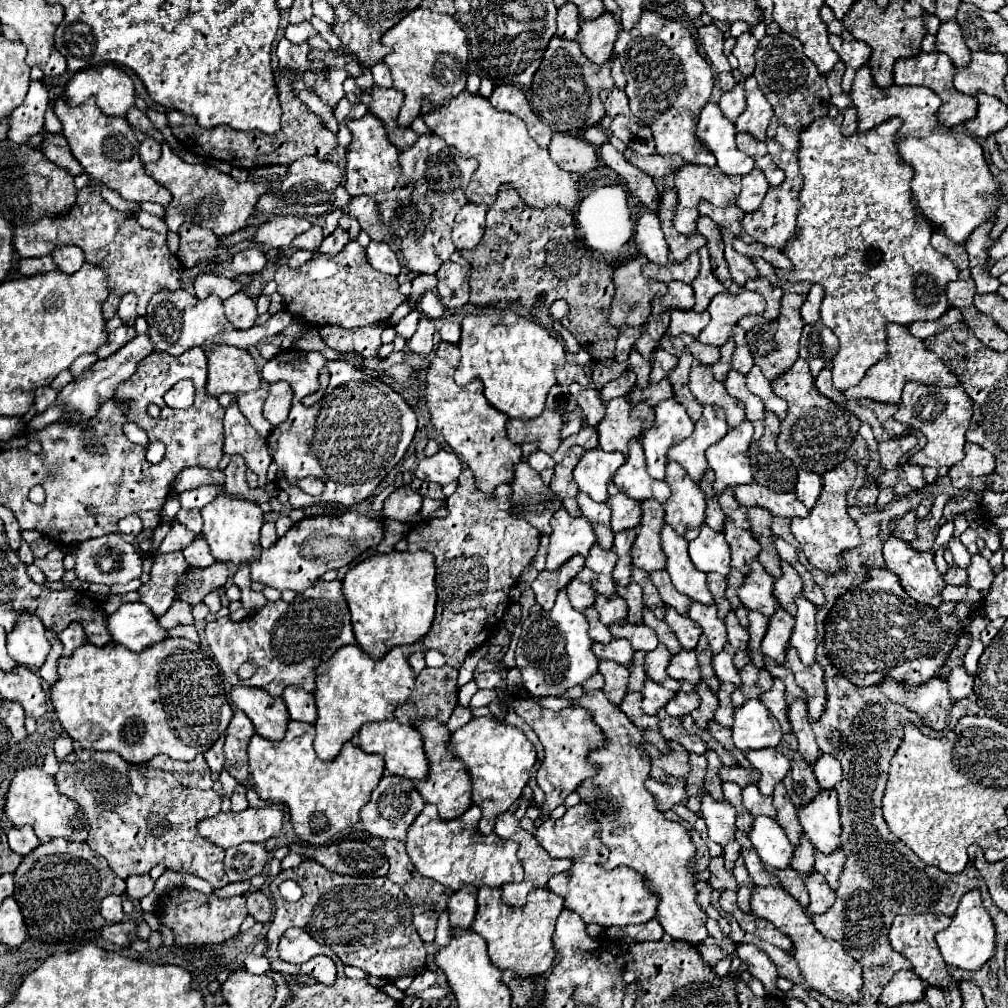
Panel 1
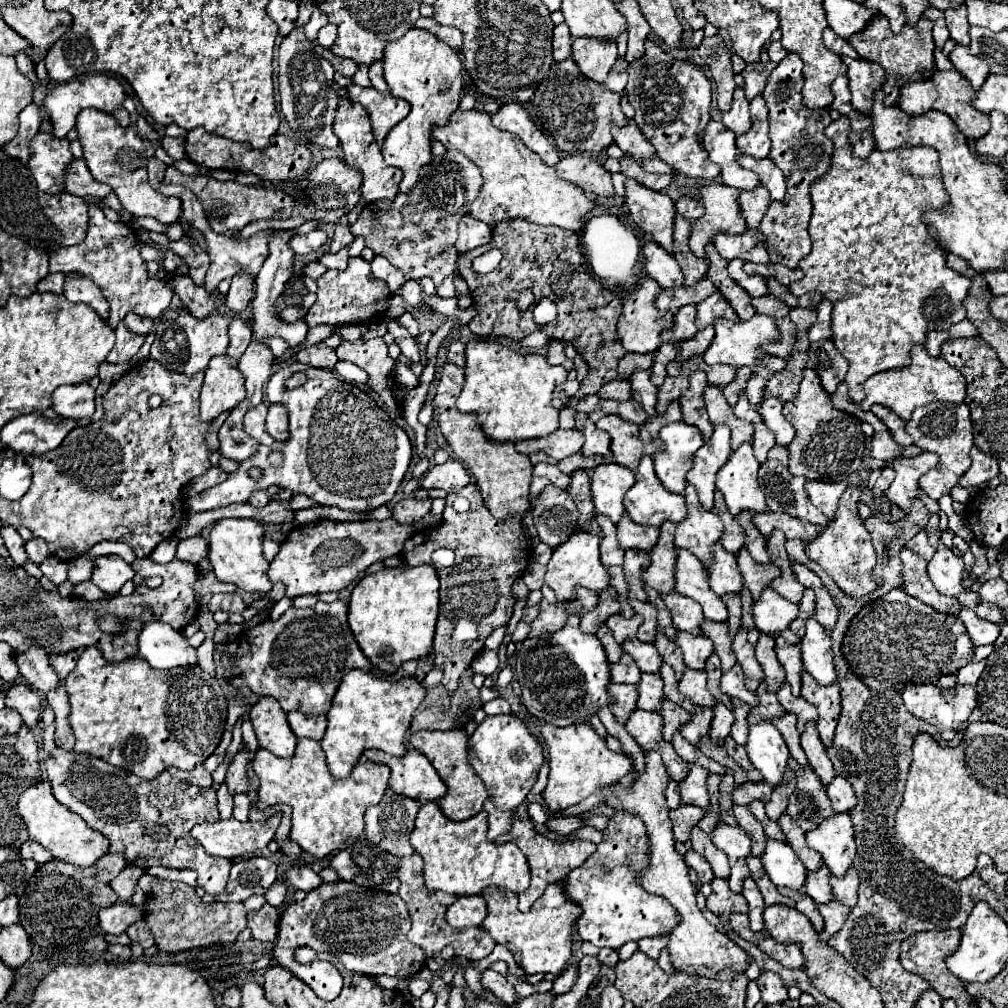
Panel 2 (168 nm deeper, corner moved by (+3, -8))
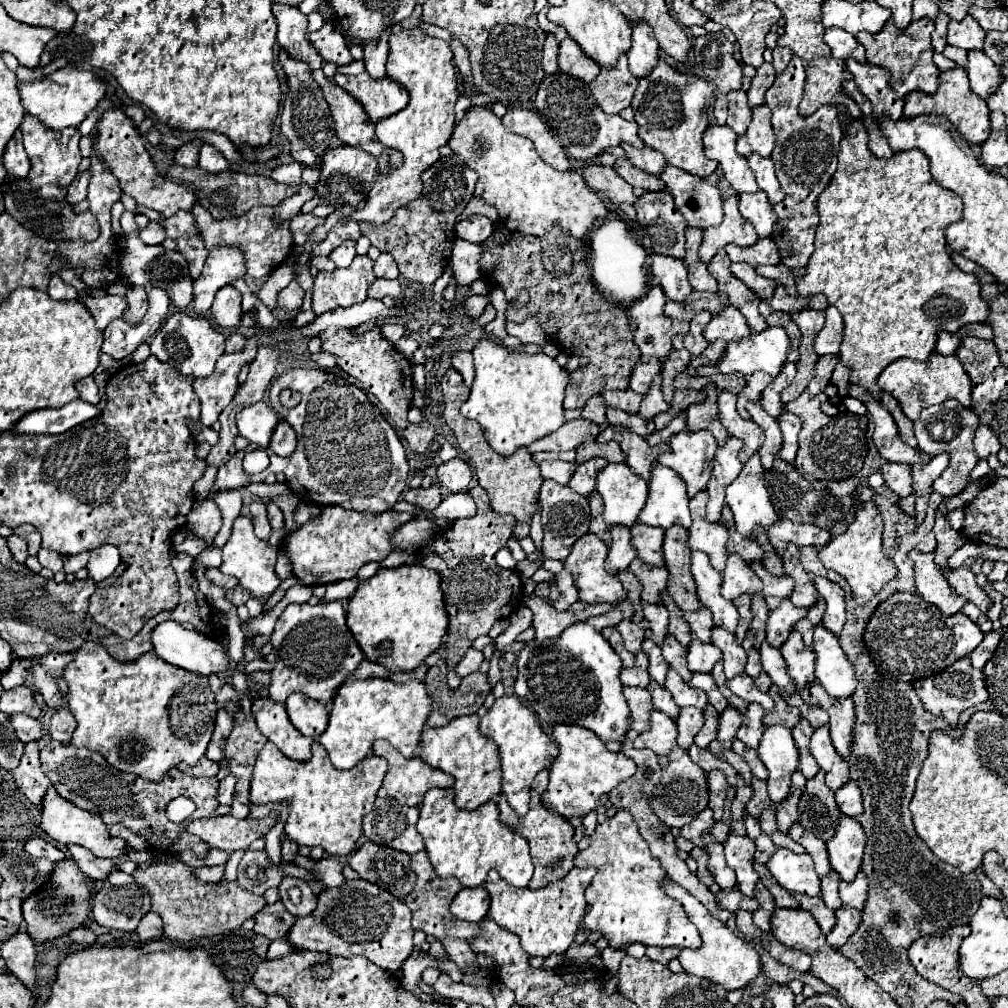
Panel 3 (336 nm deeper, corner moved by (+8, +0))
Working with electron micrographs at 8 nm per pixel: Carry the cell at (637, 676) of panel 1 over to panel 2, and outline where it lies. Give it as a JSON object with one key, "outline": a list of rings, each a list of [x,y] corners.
{"outline":[[[643,673],[641,683],[639,683],[639,699],[637,699],[637,707],[645,709],[645,711],[657,711],[657,705],[661,705],[661,701],[665,701],[663,695],[663,681],[659,675],[649,675]]]}

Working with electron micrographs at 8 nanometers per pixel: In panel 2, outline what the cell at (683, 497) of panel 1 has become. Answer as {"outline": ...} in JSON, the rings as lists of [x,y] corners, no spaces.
{"outline":[[[687,485],[685,501],[689,515],[677,525],[675,545],[679,549],[691,551],[701,563],[709,565],[709,561],[713,561],[713,545],[721,541],[721,533],[725,531],[725,527],[713,511],[703,509],[693,485]]]}

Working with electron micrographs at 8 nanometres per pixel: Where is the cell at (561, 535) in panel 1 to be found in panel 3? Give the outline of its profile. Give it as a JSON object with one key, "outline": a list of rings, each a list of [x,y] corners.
{"outline":[[[586,533],[572,545],[572,553],[564,559],[564,569],[574,577],[580,601],[614,603],[626,599],[620,581],[604,569],[608,547],[602,539]]]}

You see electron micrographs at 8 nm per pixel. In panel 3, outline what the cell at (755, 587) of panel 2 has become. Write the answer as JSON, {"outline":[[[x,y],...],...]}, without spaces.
{"outline":[[[752,561],[750,567],[754,569],[754,573],[760,577],[762,581],[762,597],[766,599],[768,609],[776,609],[776,605],[780,605],[782,599],[788,597],[788,593],[792,593],[792,577],[782,575],[776,577],[770,571],[766,571],[766,567],[760,561]]]}

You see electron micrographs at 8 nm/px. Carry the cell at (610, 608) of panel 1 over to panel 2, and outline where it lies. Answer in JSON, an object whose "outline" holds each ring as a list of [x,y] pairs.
{"outline":[[[613,615],[607,619],[607,627],[613,631],[613,637],[617,643],[623,643],[625,639],[635,639],[641,623],[643,623],[641,615],[635,615],[631,619],[623,619],[621,615]]]}

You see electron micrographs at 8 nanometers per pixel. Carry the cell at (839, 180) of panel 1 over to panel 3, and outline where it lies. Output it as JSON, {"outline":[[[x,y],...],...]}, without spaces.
{"outline":[[[838,111],[838,121],[840,121],[840,127],[842,127],[842,141],[840,141],[840,155],[838,155],[838,169],[836,173],[832,175],[828,187],[820,193],[818,201],[816,201],[816,211],[820,215],[820,223],[818,223],[818,229],[816,229],[816,241],[814,241],[814,253],[806,265],[806,275],[796,279],[796,291],[798,295],[816,295],[816,293],[824,293],[828,303],[834,305],[842,317],[844,317],[844,339],[842,339],[842,345],[840,345],[840,359],[848,365],[850,369],[850,383],[854,385],[860,385],[864,387],[872,397],[878,397],[880,395],[880,389],[876,385],[876,377],[880,375],[880,371],[900,359],[900,357],[908,357],[908,359],[916,359],[916,361],[926,361],[932,353],[934,353],[934,347],[936,347],[936,335],[940,331],[958,331],[960,327],[968,325],[968,323],[984,323],[986,317],[988,317],[988,305],[980,299],[980,283],[978,279],[972,275],[972,273],[964,273],[960,271],[952,259],[950,259],[950,253],[946,251],[946,241],[944,241],[944,229],[946,225],[954,223],[960,219],[960,213],[962,213],[962,201],[958,195],[954,195],[950,189],[944,189],[942,185],[936,183],[936,179],[930,175],[928,171],[928,157],[920,151],[920,149],[908,149],[908,151],[898,151],[894,153],[890,159],[880,159],[880,157],[874,157],[868,149],[866,149],[866,143],[868,143],[868,133],[862,125],[860,119],[848,115],[848,113],[842,113]]]}

